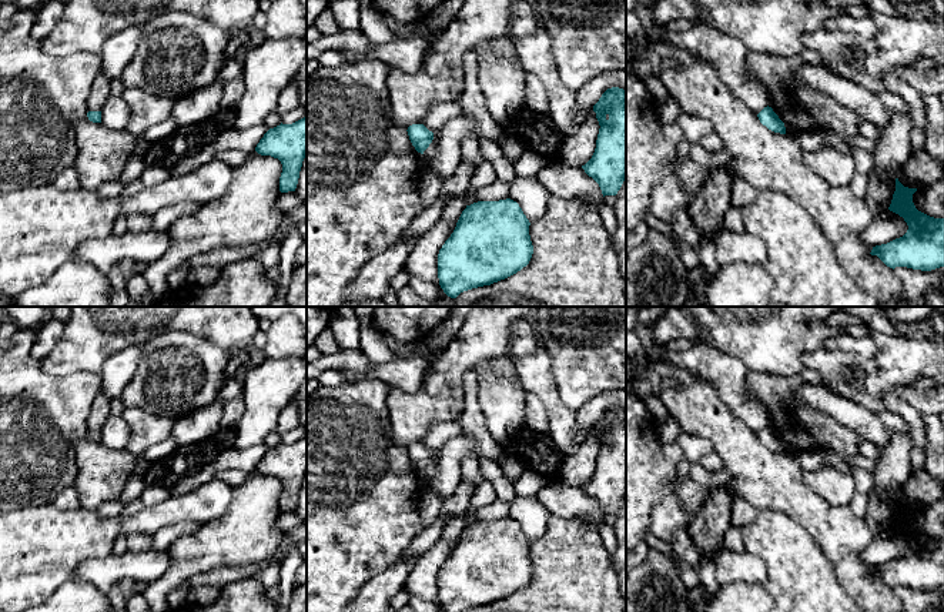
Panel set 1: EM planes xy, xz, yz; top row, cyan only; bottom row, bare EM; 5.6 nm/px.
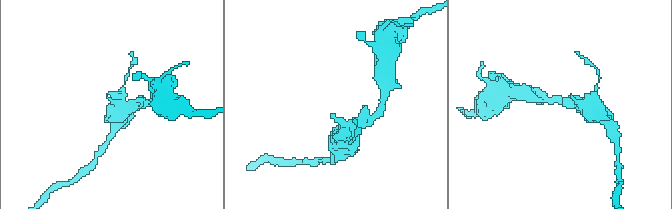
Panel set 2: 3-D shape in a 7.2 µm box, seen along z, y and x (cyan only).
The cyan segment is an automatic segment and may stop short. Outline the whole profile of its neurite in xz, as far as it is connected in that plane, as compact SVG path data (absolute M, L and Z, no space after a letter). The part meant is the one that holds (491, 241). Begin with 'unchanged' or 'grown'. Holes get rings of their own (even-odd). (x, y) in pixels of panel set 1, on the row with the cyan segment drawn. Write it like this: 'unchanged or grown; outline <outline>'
unchanged; outline M511 198L466 205L438 254L438 278L443 292L456 298L463 291L491 285L526 267L533 254L529 225L519 204Z

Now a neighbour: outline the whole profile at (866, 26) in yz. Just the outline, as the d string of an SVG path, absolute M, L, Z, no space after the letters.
M840 14L840 16L827 19L821 24L821 27L833 31L838 30L844 33L853 33L860 37L874 37L877 31L874 17L870 17L870 16L854 19L847 14Z

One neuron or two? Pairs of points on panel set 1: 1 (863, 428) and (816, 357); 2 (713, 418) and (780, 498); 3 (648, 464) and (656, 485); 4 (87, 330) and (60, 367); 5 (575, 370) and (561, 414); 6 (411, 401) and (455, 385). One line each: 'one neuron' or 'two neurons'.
1: two neurons
2: one neuron
3: one neuron
4: one neuron
5: two neurons
6: one neuron

